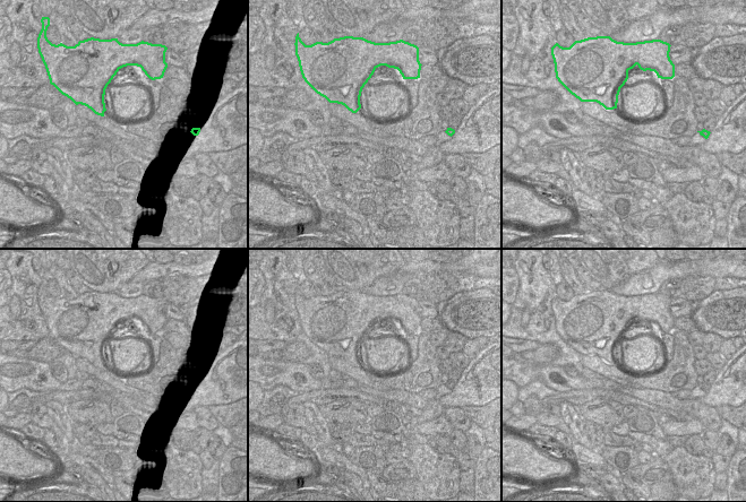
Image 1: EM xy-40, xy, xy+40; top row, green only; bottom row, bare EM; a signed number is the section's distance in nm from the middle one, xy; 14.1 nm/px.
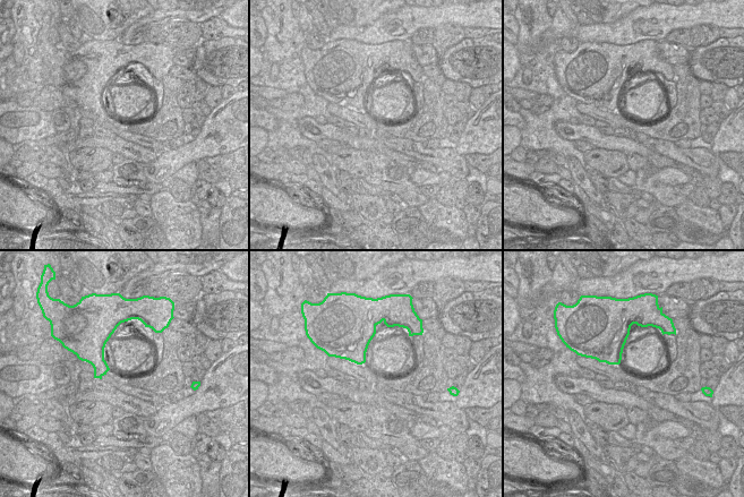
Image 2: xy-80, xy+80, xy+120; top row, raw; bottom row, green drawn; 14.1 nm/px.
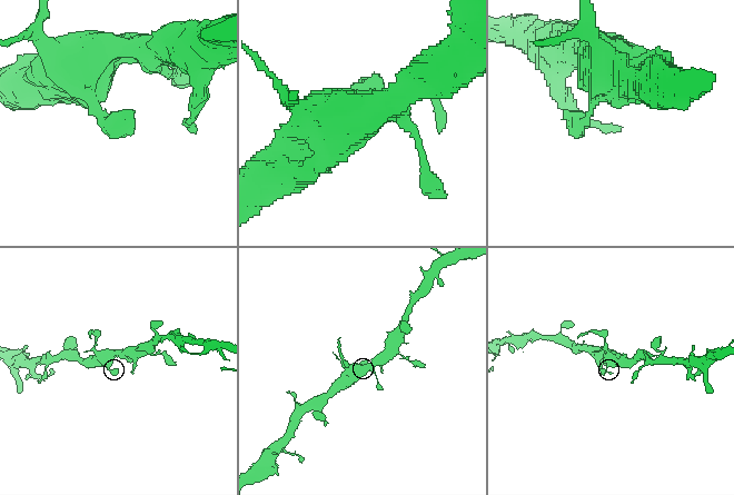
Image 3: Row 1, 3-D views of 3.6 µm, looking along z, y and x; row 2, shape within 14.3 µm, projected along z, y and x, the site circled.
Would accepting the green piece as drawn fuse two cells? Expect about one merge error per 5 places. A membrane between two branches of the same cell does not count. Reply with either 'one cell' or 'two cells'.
one cell

